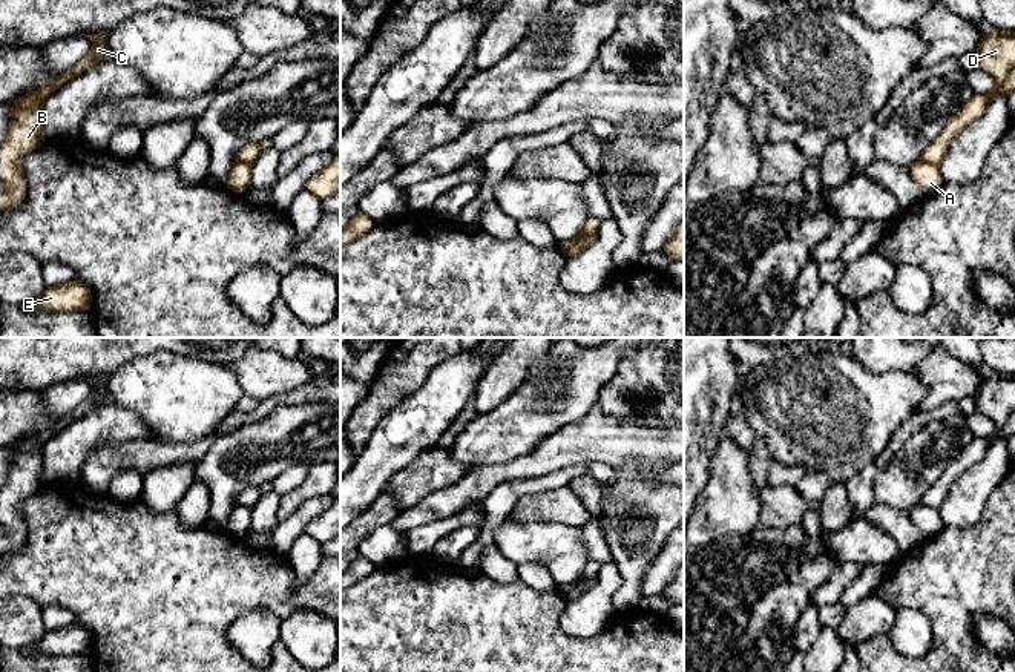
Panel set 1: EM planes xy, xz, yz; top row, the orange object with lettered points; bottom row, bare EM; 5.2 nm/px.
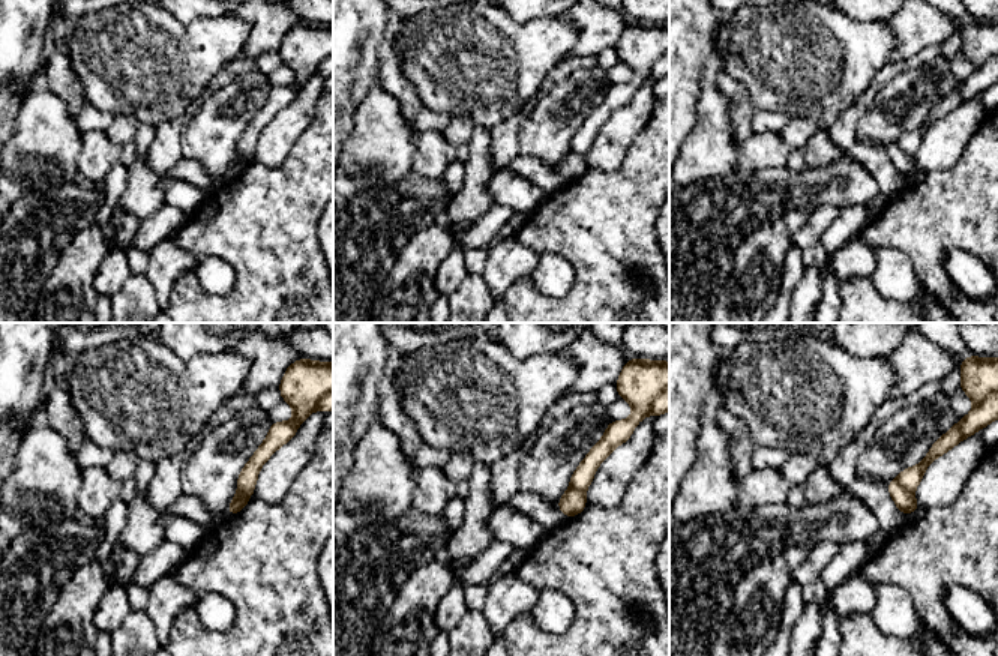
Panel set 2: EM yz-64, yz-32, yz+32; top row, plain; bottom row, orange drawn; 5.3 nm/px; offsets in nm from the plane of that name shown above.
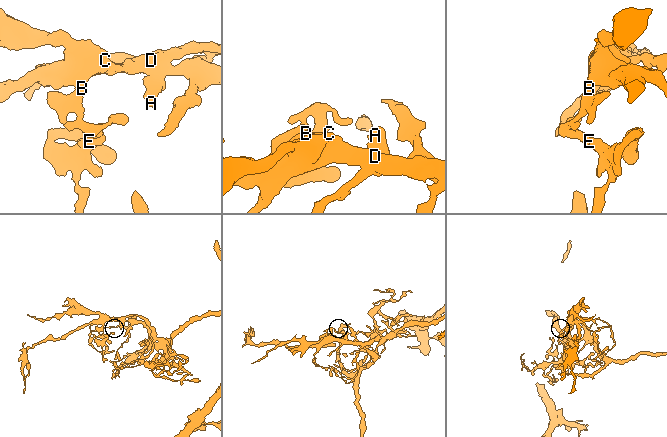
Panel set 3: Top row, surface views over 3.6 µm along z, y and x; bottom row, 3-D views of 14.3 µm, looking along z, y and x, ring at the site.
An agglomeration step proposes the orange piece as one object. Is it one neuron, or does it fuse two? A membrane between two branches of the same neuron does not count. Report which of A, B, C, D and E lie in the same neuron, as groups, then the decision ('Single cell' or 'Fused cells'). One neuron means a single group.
Groups: A / B C D E. Fused cells

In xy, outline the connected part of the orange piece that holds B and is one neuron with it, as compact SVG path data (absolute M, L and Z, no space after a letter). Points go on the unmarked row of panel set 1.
M84 377L84 380L94 387L94 394L86 402L74 413L57 419L46 430L40 430L9 446L14 451L14 460L8 471L8 480L0 488L0 555L14 552L26 542L26 525L20 502L35 494L46 483L41 466L44 443L74 420L110 400L104 379Z

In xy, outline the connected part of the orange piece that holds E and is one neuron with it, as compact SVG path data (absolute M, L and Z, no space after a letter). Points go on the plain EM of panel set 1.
M78 621L71 626L46 631L35 644L20 651L32 649L38 657L90 655L92 634Z

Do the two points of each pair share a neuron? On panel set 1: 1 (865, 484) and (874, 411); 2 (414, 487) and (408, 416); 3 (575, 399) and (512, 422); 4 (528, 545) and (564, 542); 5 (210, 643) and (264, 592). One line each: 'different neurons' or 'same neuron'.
1: different neurons
2: different neurons
3: same neuron
4: same neuron
5: same neuron

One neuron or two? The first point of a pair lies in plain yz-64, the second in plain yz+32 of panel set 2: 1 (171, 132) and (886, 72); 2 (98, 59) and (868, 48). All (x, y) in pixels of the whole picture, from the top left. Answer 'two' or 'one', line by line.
1: one
2: one

